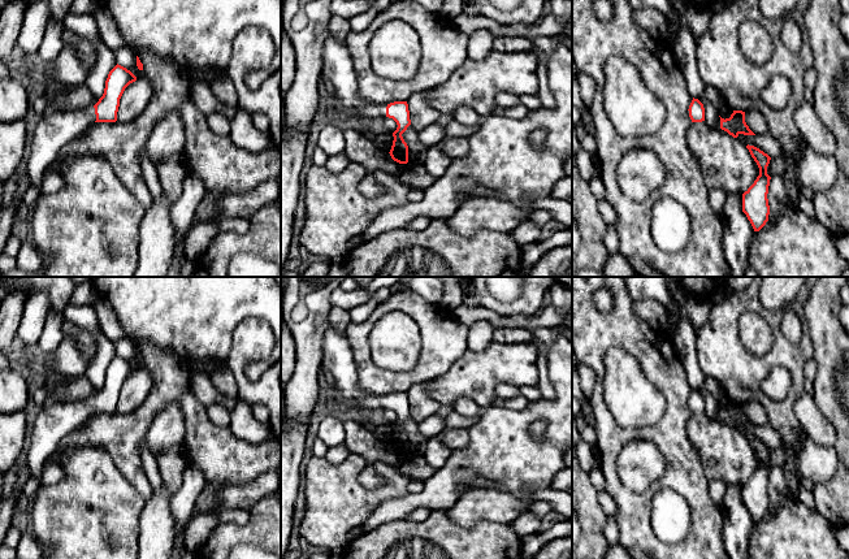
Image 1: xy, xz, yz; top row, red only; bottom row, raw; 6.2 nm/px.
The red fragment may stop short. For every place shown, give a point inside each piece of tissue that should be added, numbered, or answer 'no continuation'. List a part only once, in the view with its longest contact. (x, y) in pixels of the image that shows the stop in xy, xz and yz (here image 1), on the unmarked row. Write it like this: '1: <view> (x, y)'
1: xy (56, 419)

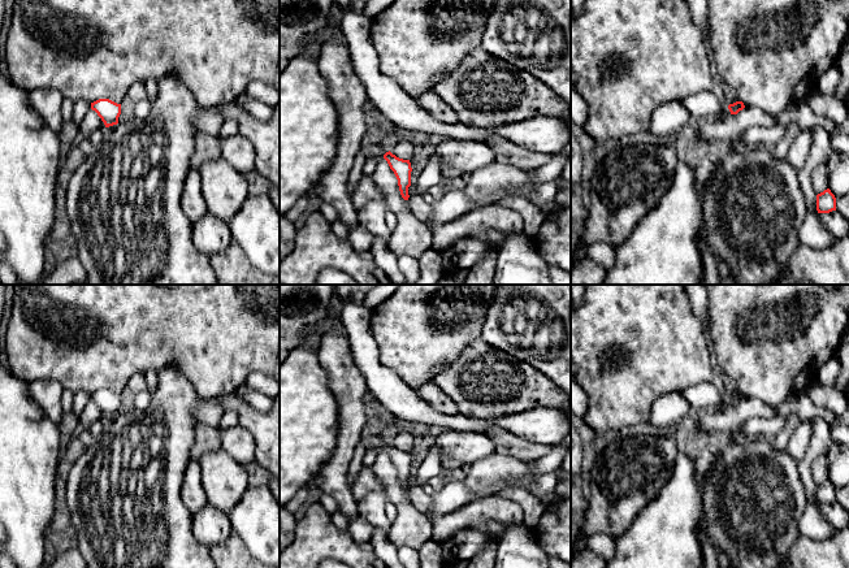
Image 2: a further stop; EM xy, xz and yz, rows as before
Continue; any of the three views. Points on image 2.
no continuation

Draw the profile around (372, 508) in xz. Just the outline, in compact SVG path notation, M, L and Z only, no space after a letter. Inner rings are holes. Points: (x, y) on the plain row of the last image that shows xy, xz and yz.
M372 491L364 499L358 502L359 516L372 524L374 528L381 529L387 539L391 523L385 513L387 503L386 494L381 491Z

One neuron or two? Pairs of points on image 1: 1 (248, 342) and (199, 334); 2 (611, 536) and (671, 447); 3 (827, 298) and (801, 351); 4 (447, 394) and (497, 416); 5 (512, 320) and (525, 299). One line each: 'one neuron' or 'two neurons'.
1: two neurons
2: two neurons
3: two neurons
4: two neurons
5: two neurons

